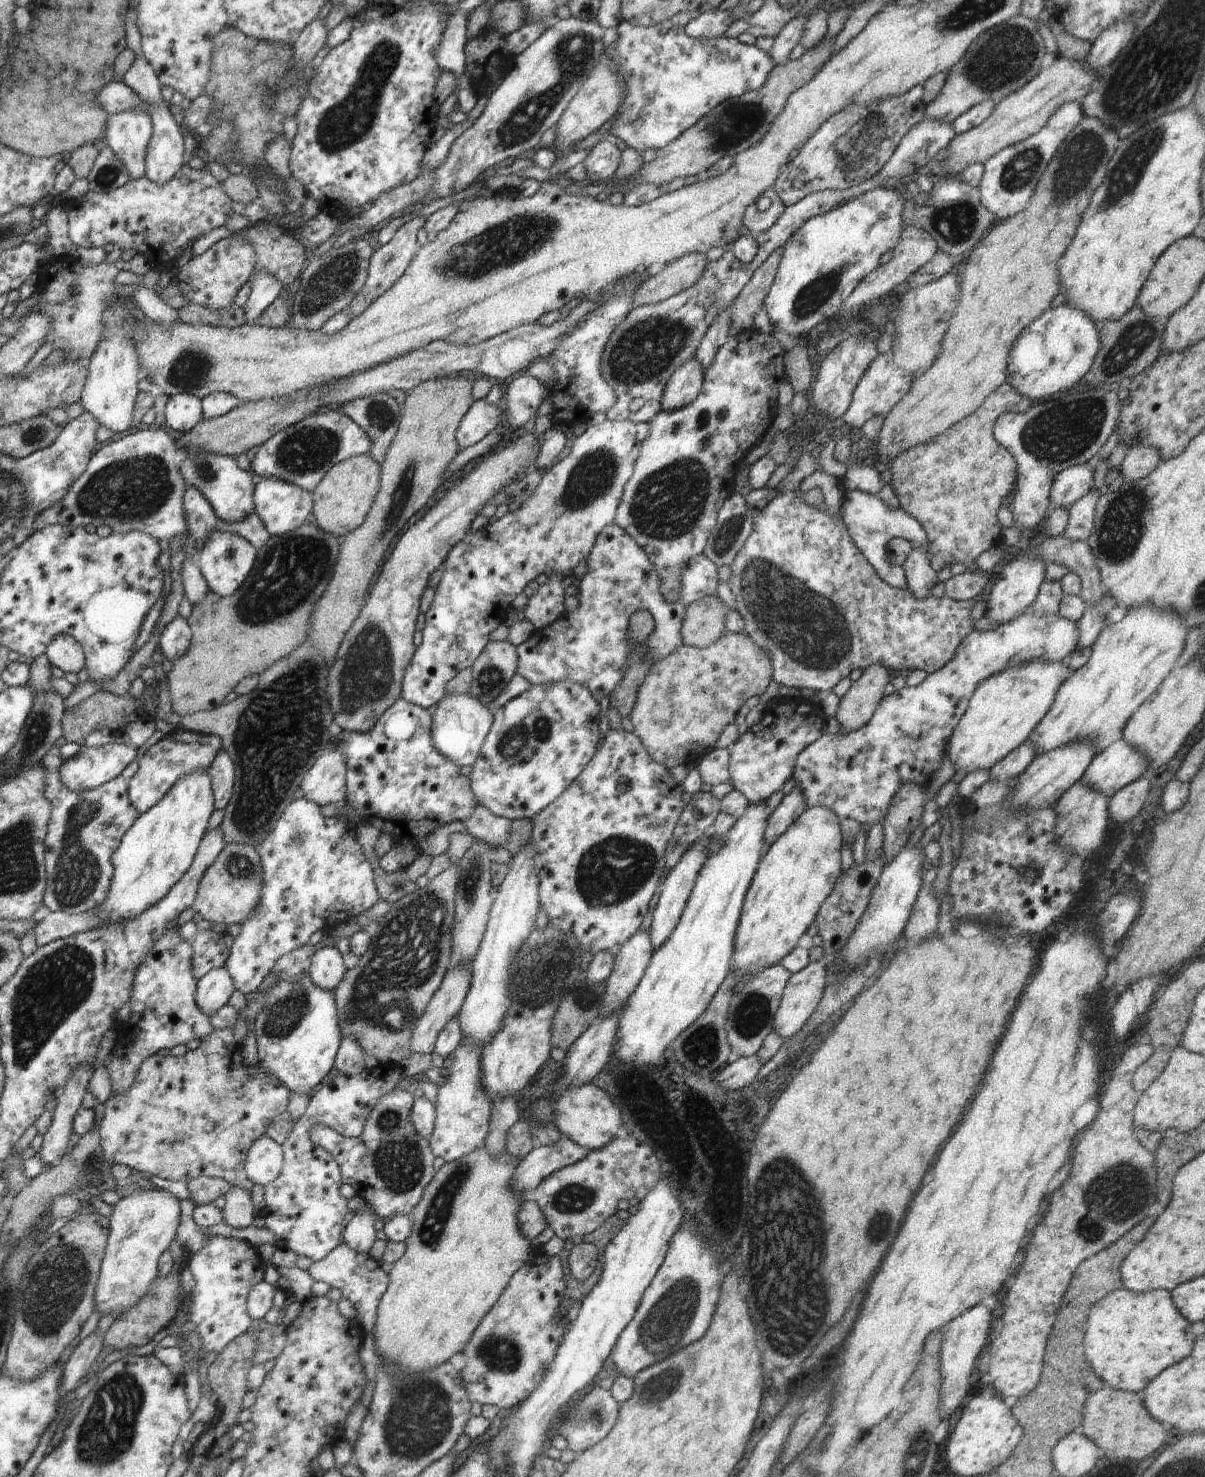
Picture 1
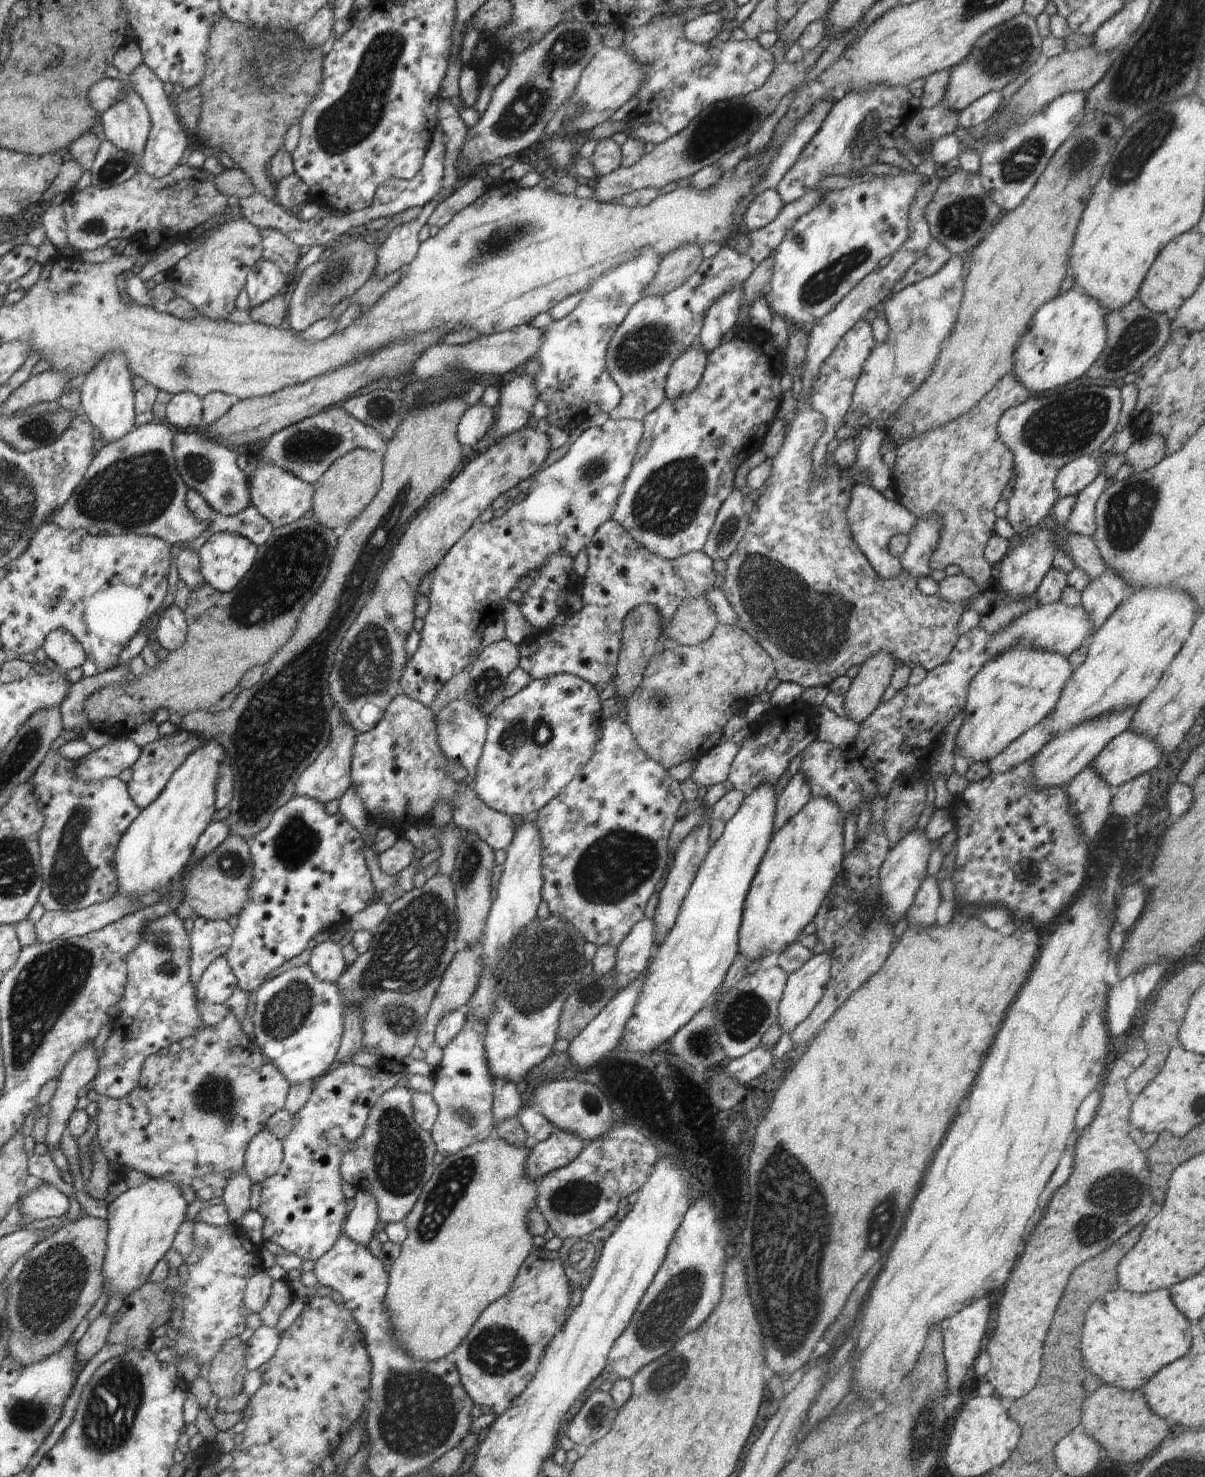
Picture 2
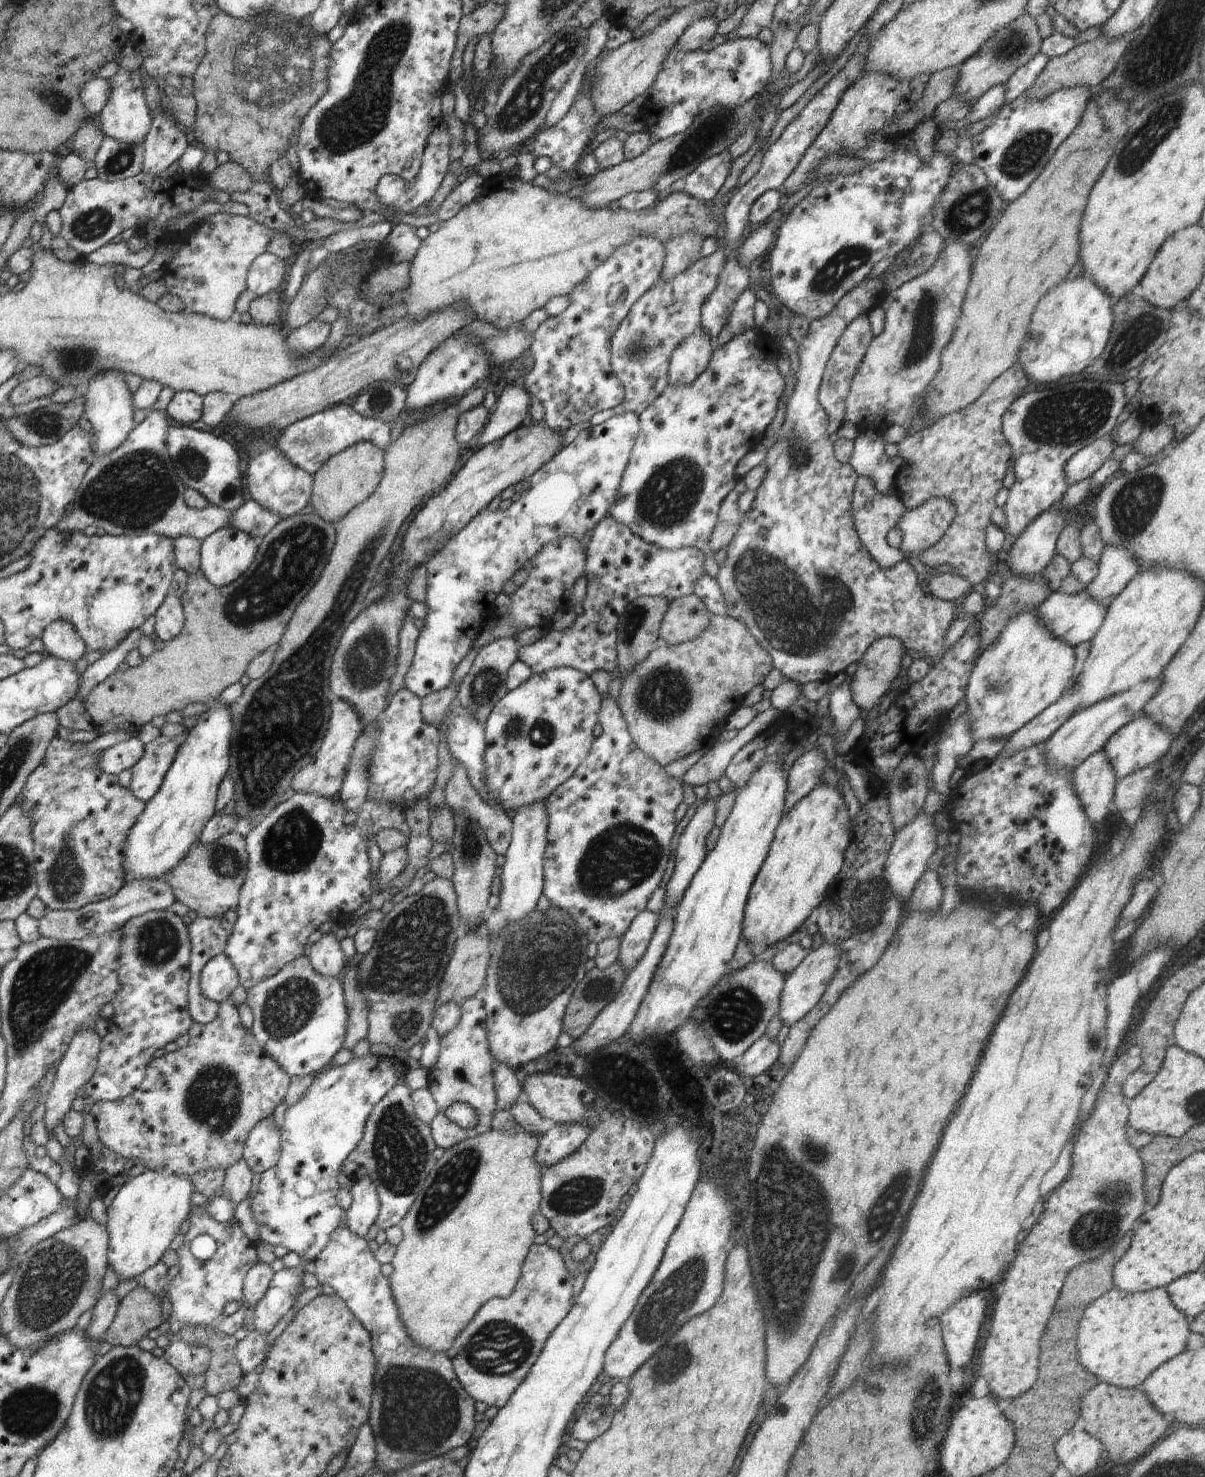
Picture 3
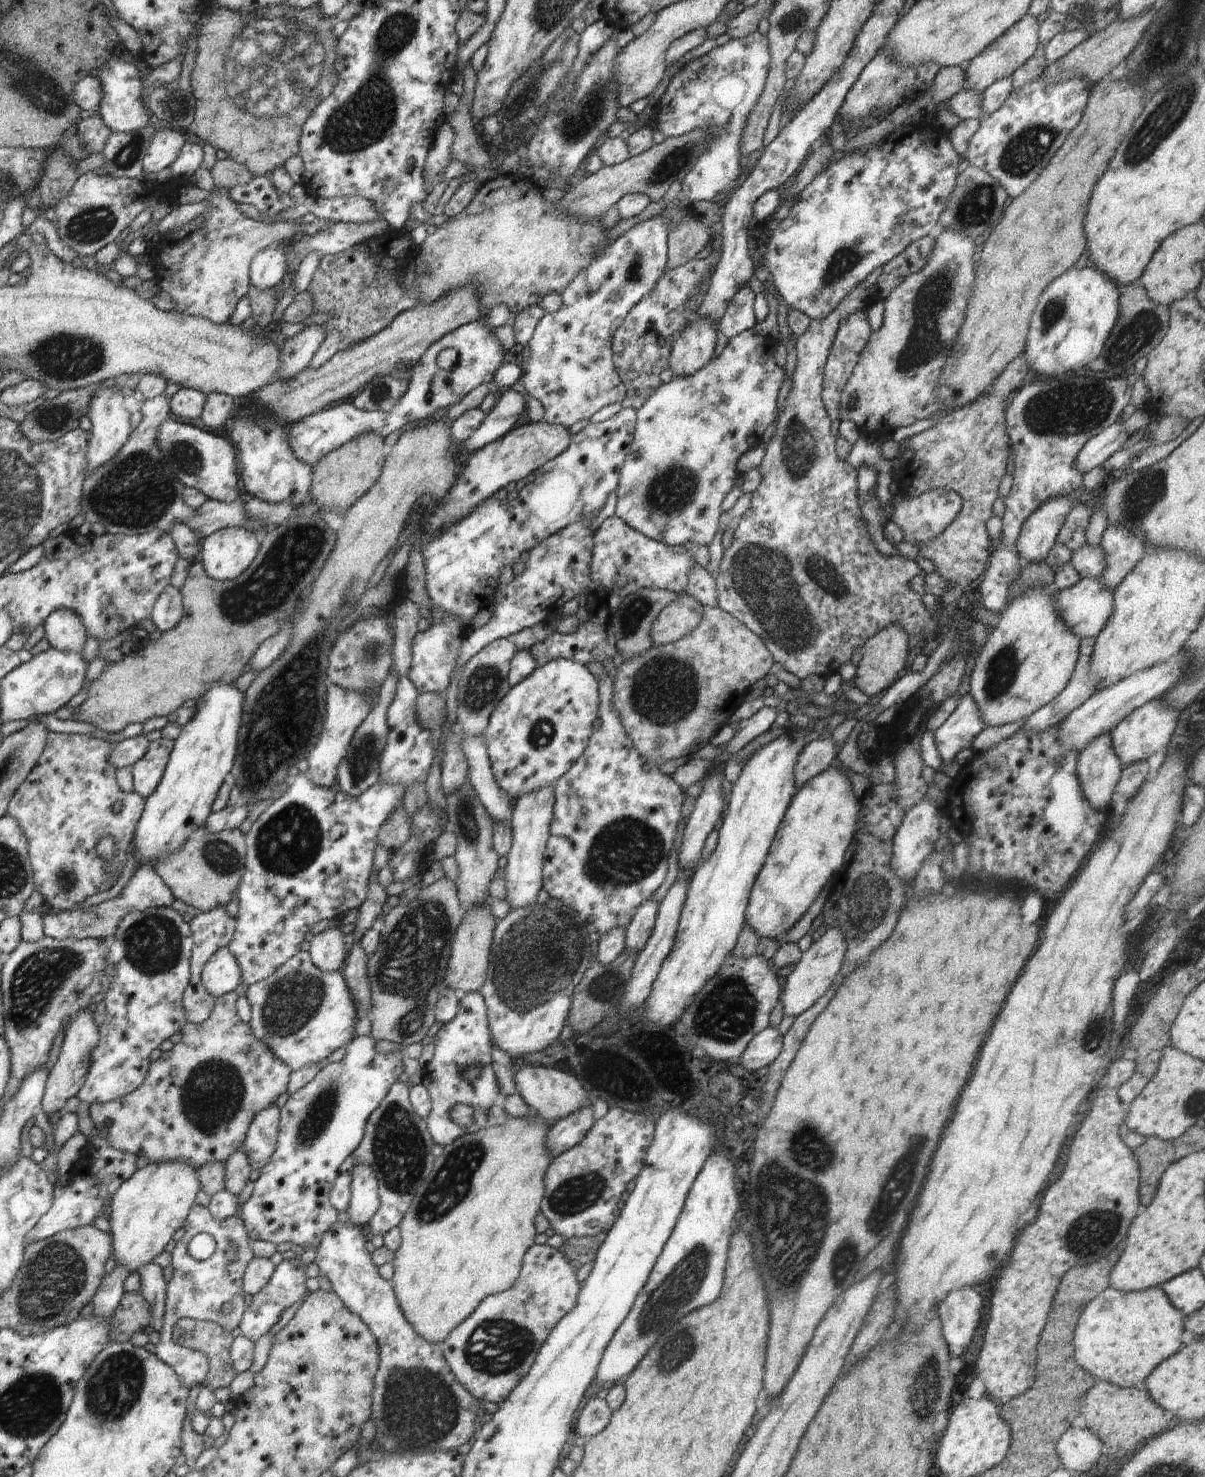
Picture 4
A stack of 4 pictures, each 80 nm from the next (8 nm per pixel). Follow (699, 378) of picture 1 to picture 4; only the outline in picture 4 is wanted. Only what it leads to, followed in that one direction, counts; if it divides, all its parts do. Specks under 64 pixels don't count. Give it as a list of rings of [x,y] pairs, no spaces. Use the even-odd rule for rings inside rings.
[[[693,317],[673,339],[669,370],[684,378],[702,370],[714,357],[718,330],[710,318]]]

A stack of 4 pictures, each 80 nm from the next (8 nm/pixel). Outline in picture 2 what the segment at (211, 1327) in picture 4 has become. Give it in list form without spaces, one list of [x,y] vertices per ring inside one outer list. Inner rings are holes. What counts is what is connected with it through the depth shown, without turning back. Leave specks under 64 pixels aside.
[[[239,1337],[228,1338],[214,1356],[208,1384],[212,1394],[220,1398],[234,1398],[243,1392],[244,1377],[248,1373],[244,1366],[244,1341]]]

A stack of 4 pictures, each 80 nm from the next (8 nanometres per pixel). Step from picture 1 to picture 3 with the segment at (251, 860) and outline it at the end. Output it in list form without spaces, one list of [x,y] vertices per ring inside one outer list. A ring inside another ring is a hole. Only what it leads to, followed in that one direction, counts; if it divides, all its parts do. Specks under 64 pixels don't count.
[[[235,831],[222,834],[210,844],[196,840],[186,856],[166,872],[163,881],[172,888],[175,900],[184,903],[199,917],[216,918],[223,916],[229,909],[237,909],[240,888],[248,869],[247,849],[244,836]]]

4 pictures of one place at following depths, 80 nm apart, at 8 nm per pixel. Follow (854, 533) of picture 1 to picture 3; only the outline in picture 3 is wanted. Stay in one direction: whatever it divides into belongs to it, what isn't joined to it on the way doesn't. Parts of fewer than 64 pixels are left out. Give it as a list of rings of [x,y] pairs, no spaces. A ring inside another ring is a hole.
[[[865,475],[859,476],[853,492],[852,510],[850,512],[852,512],[852,520],[854,520],[856,526],[855,532],[858,532],[858,538],[860,538],[862,546],[868,550],[870,558],[874,558],[880,564],[880,568],[894,568],[894,564],[905,560],[902,550],[896,550],[888,544],[886,534],[892,526],[894,528],[898,526],[898,522],[900,522],[898,518],[906,510],[900,499],[881,498],[876,488],[874,488],[872,480]]]

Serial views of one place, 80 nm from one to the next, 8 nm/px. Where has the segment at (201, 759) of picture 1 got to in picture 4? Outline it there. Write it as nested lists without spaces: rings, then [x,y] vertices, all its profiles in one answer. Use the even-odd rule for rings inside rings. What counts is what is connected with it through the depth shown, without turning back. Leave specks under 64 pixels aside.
[[[168,738],[150,741],[144,757],[132,766],[135,794],[146,799],[158,789],[173,747],[174,741]]]

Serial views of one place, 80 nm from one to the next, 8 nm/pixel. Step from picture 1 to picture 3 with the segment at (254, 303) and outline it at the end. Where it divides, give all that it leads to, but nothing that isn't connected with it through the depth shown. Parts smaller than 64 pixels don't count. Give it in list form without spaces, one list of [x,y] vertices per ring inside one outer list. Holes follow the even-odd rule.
[[[266,252],[252,262],[247,275],[247,291],[251,296],[265,296],[283,289],[288,262]]]

